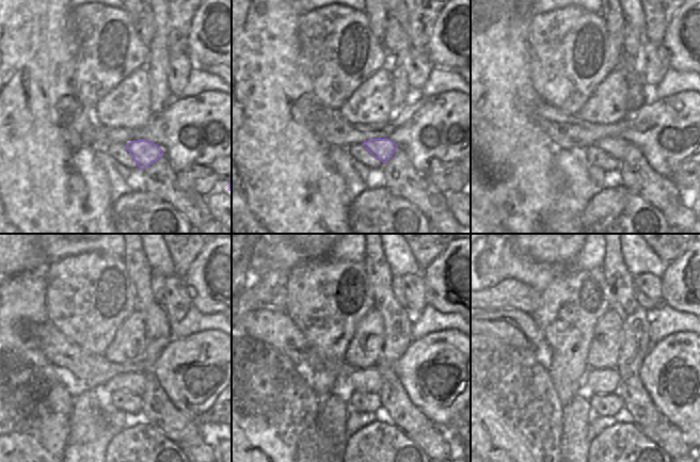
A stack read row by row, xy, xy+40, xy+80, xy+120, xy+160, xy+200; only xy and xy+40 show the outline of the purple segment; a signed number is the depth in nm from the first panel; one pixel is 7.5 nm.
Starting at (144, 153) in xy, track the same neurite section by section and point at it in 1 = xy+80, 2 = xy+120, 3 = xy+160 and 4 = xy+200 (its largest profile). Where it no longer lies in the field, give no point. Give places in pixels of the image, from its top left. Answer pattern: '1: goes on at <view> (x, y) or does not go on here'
1: goes on at xy+80 (616, 147)
2: goes on at xy+120 (134, 382)
3: goes on at xy+160 (368, 380)
4: goes on at xy+200 (601, 381)

